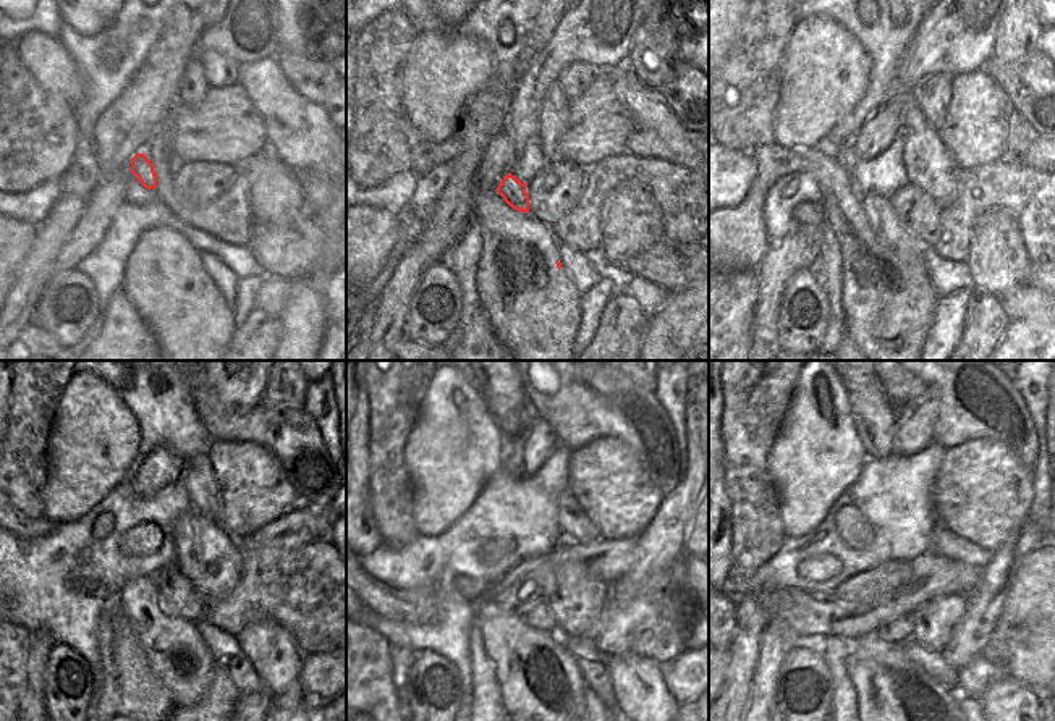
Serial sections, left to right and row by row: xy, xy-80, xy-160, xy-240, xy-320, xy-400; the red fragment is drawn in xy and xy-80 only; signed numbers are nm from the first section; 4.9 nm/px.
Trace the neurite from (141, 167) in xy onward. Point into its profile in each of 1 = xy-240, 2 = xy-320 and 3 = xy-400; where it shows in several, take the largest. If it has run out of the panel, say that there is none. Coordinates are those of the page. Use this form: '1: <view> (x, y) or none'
1: xy-240 (178, 655)
2: xy-320 (541, 689)
3: xy-400 (892, 689)

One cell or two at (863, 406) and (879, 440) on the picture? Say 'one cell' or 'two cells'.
one cell

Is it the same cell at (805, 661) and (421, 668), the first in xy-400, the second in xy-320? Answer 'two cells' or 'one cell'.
one cell

